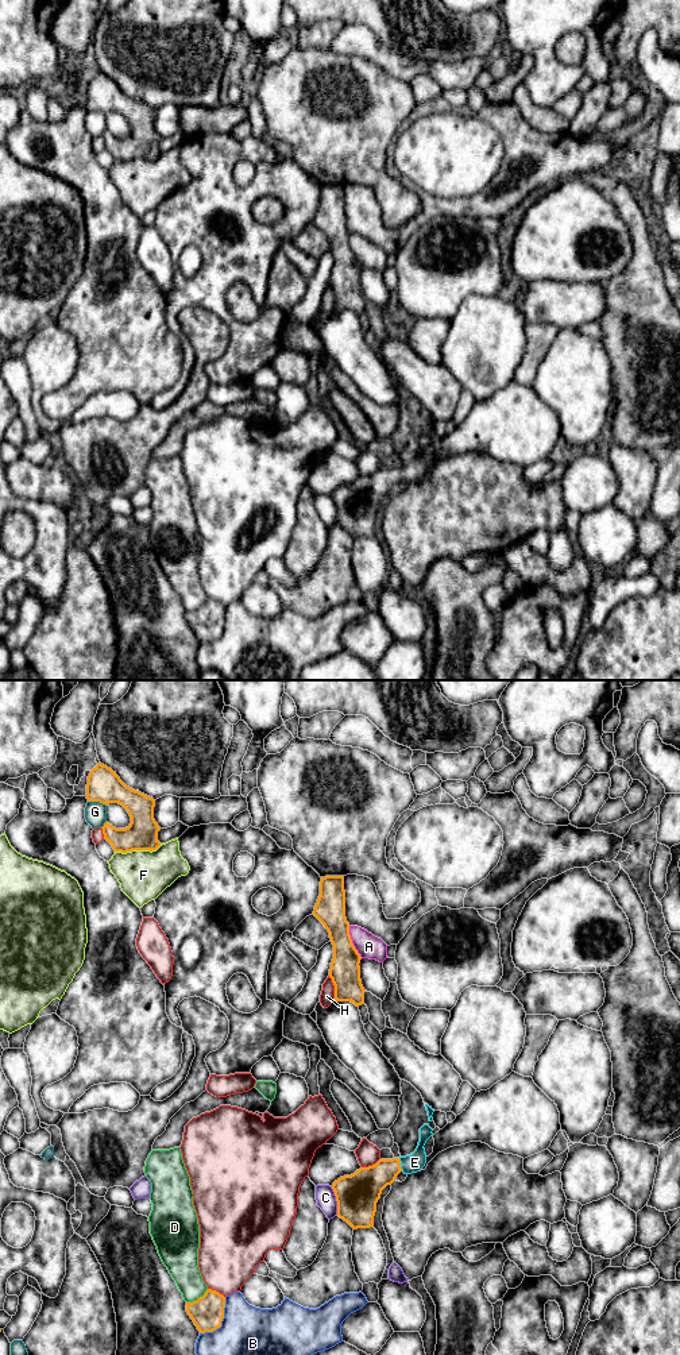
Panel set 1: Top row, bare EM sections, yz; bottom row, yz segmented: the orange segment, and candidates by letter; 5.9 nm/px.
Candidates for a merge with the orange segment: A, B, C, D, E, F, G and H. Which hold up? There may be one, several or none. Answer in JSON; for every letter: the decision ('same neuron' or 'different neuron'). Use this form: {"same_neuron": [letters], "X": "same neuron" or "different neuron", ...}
{"same_neuron": ["E"], "A": "different neuron", "B": "different neuron", "C": "different neuron", "D": "different neuron", "E": "same neuron", "F": "different neuron", "G": "different neuron", "H": "different neuron"}

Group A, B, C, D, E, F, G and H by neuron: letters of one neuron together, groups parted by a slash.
A / B / C / D / E / F / G / H

